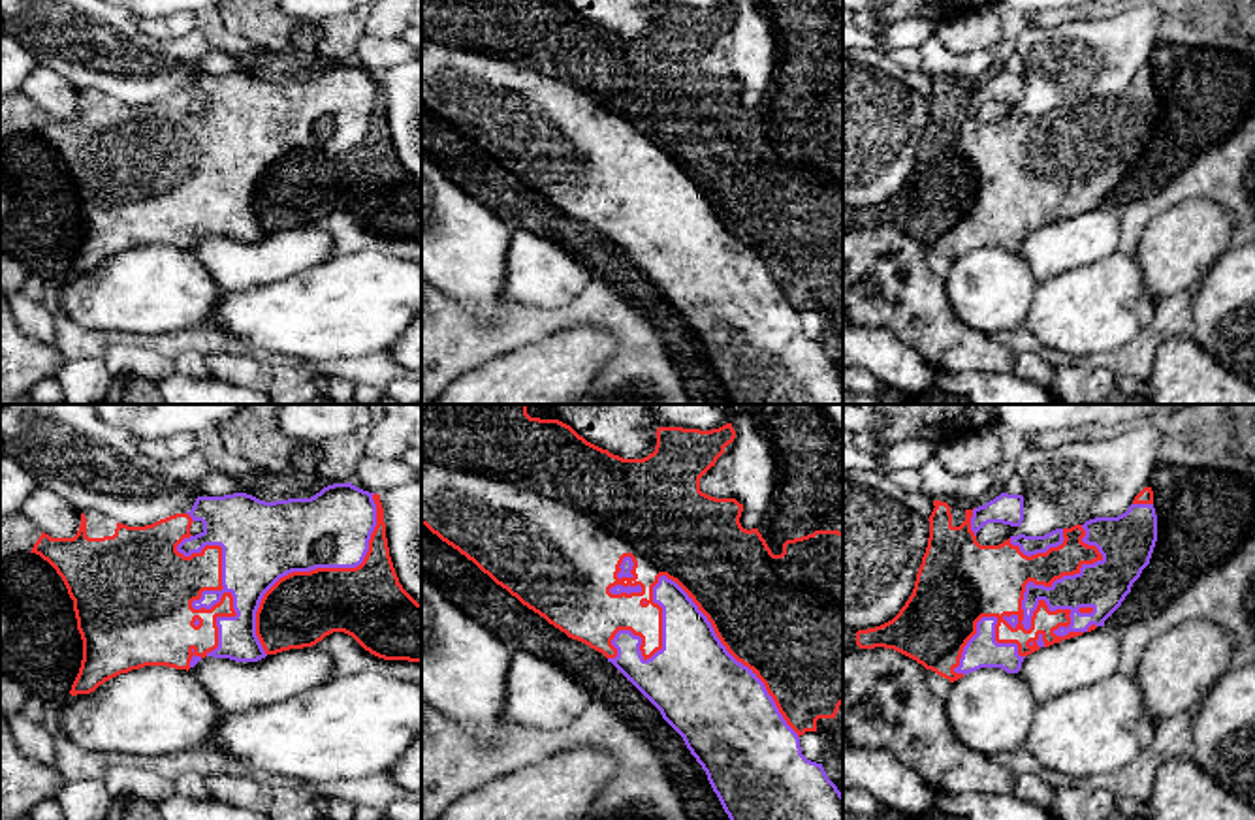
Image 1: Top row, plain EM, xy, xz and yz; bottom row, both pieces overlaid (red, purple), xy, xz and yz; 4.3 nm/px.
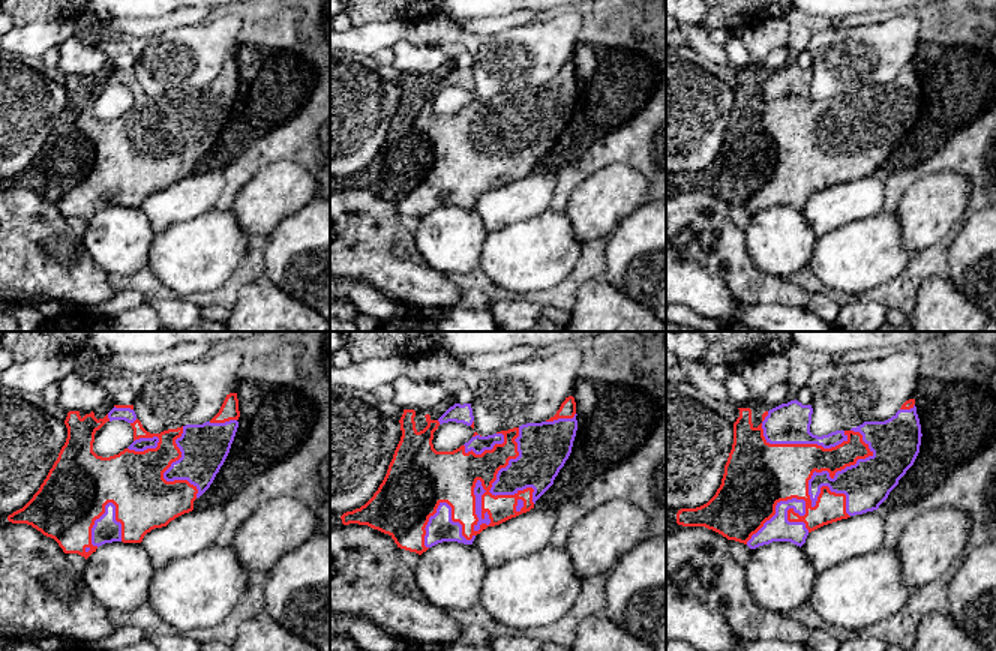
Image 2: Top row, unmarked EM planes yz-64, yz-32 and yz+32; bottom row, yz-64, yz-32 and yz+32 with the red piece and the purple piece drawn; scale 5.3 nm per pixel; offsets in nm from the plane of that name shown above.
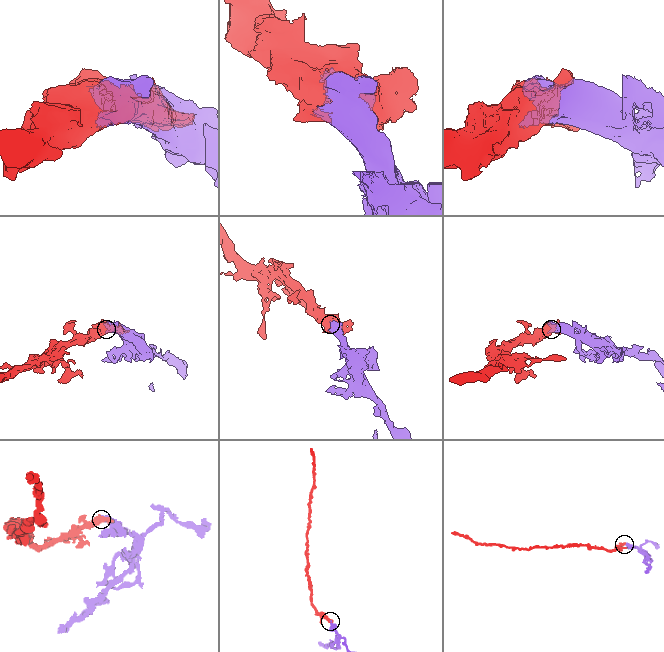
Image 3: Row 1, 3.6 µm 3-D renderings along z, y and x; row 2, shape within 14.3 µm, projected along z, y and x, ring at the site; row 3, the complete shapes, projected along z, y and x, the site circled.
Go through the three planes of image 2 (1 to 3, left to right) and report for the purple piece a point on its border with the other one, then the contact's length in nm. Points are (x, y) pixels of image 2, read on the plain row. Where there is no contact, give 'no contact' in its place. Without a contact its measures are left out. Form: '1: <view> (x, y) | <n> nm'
1: yz-64 (165, 134) | 400 nm
2: yz-32 (495, 143) | 600 nm
3: yz+32 (836, 135) | 480 nm

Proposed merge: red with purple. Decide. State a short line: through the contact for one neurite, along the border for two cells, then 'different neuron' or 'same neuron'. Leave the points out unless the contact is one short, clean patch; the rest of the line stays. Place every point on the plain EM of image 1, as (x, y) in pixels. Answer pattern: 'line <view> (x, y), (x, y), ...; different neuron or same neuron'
same neuron

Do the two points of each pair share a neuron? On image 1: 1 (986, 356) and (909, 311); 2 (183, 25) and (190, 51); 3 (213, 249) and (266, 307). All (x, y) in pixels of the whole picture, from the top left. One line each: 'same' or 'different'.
1: same
2: different
3: different

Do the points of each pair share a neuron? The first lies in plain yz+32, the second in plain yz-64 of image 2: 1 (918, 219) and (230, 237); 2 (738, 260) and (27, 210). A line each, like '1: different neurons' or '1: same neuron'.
1: different neurons
2: same neuron

